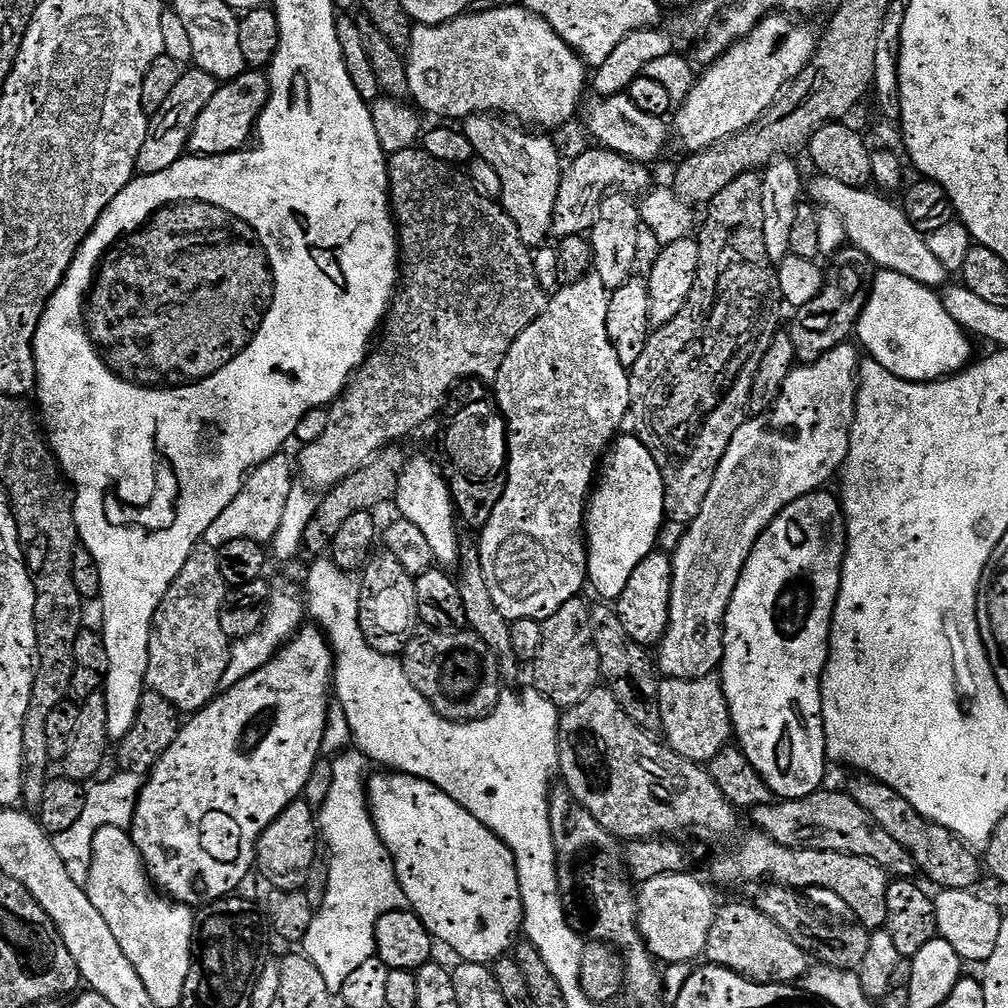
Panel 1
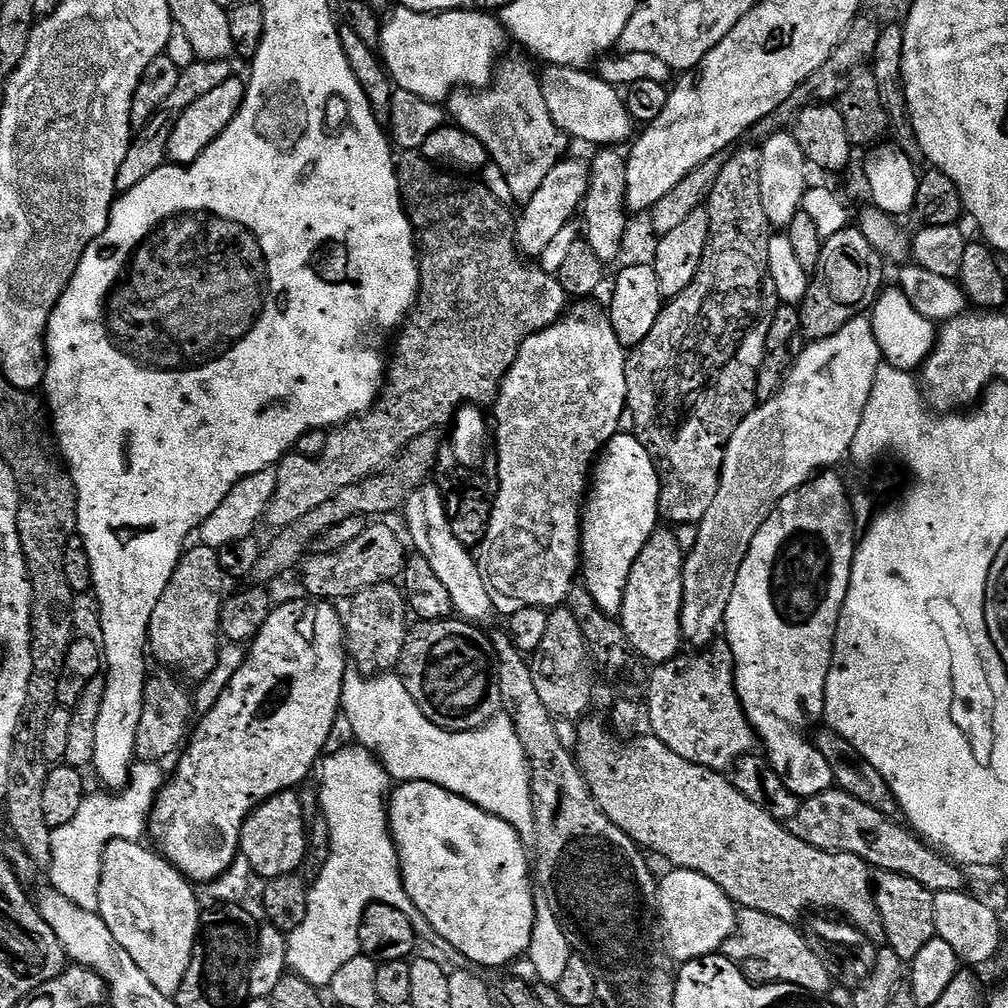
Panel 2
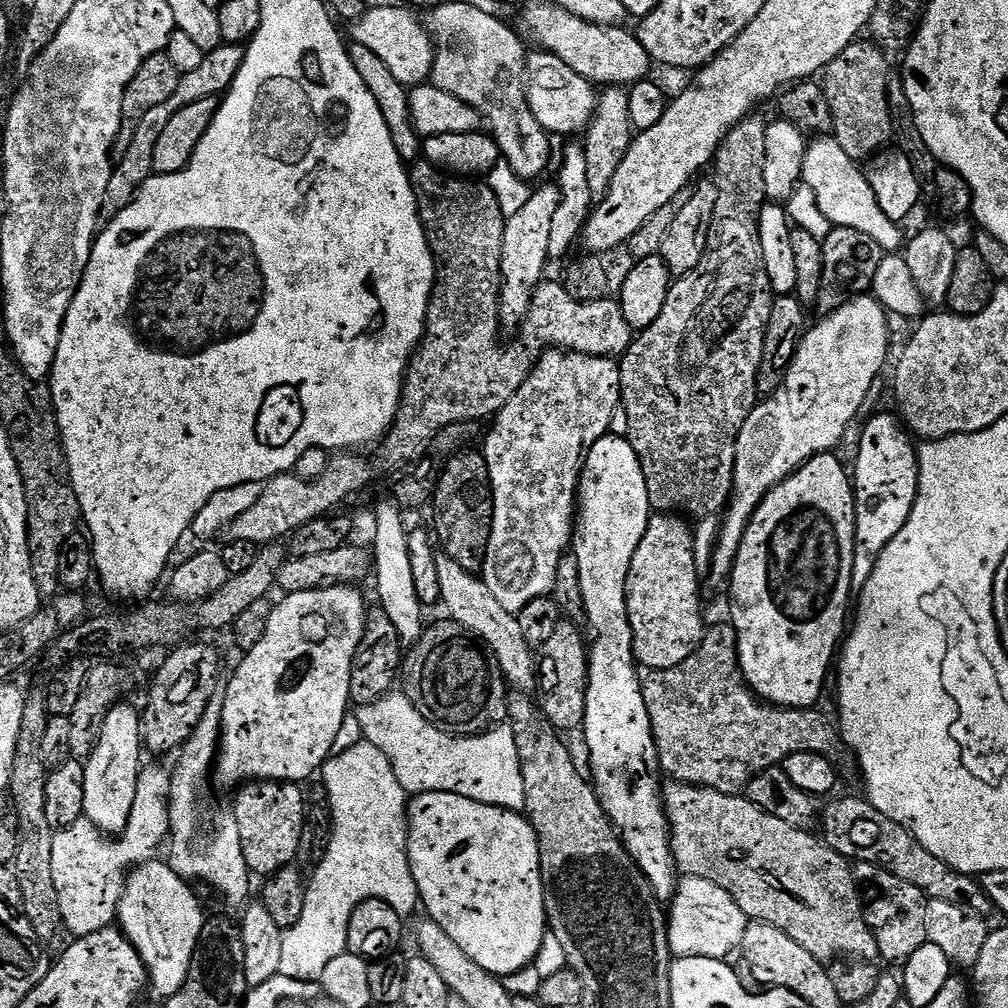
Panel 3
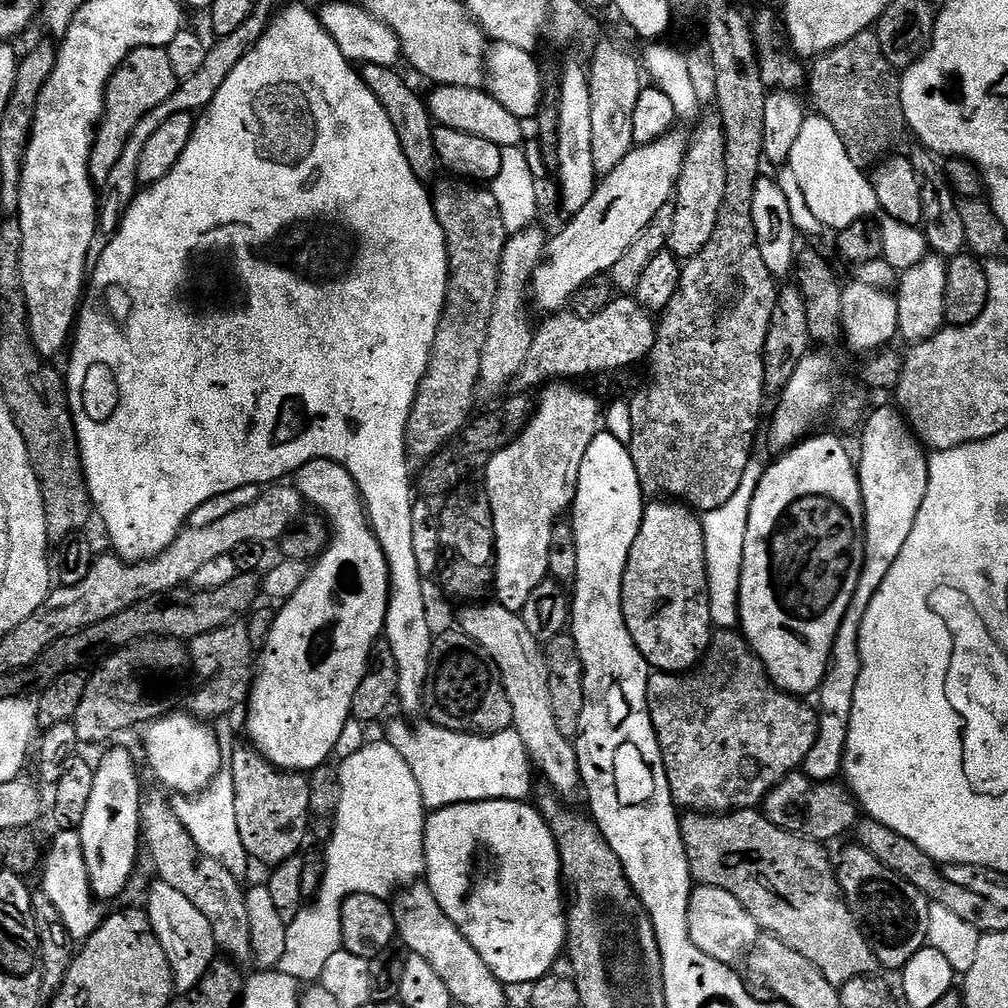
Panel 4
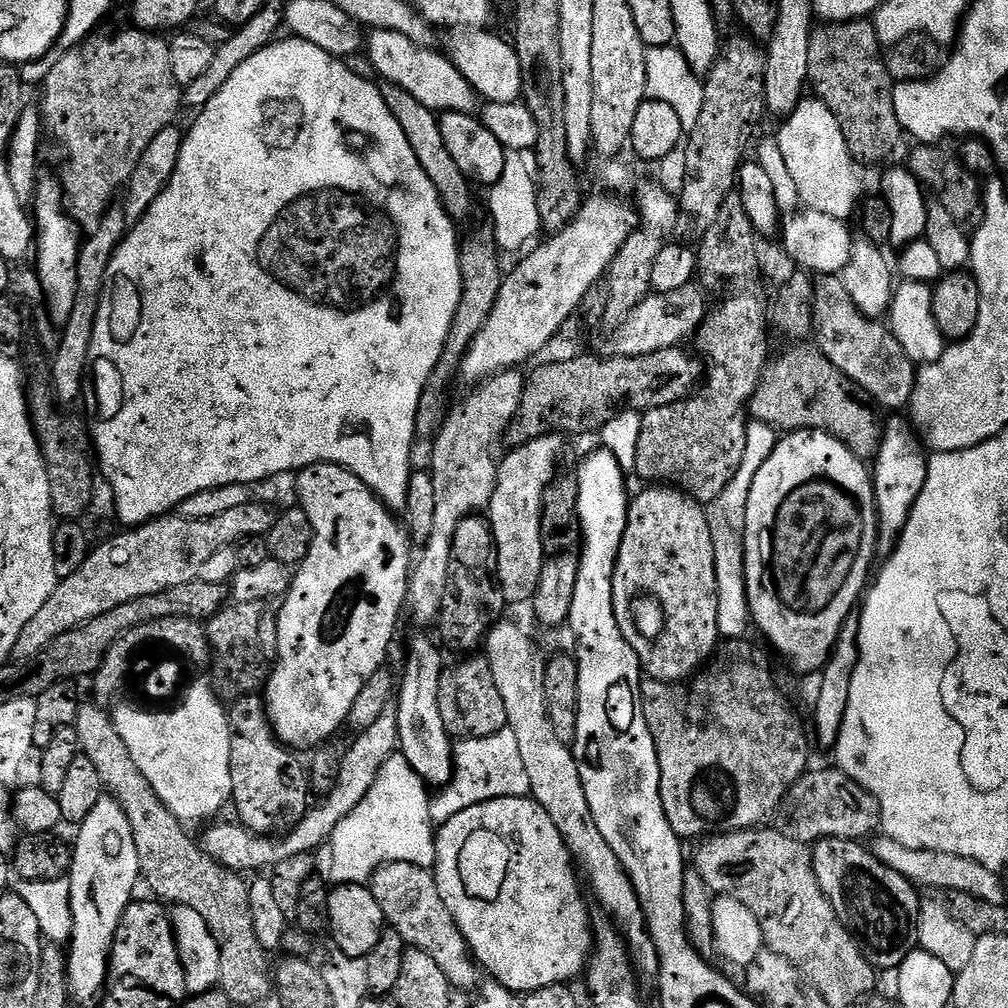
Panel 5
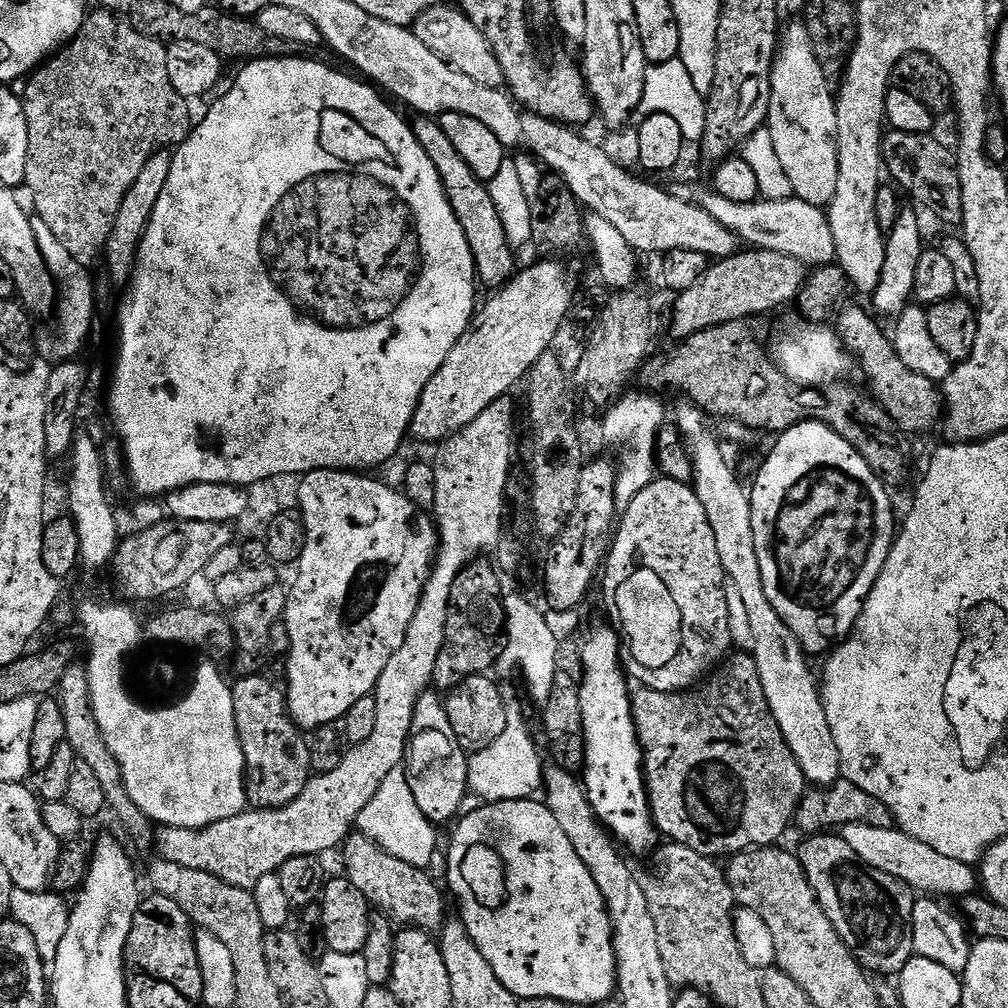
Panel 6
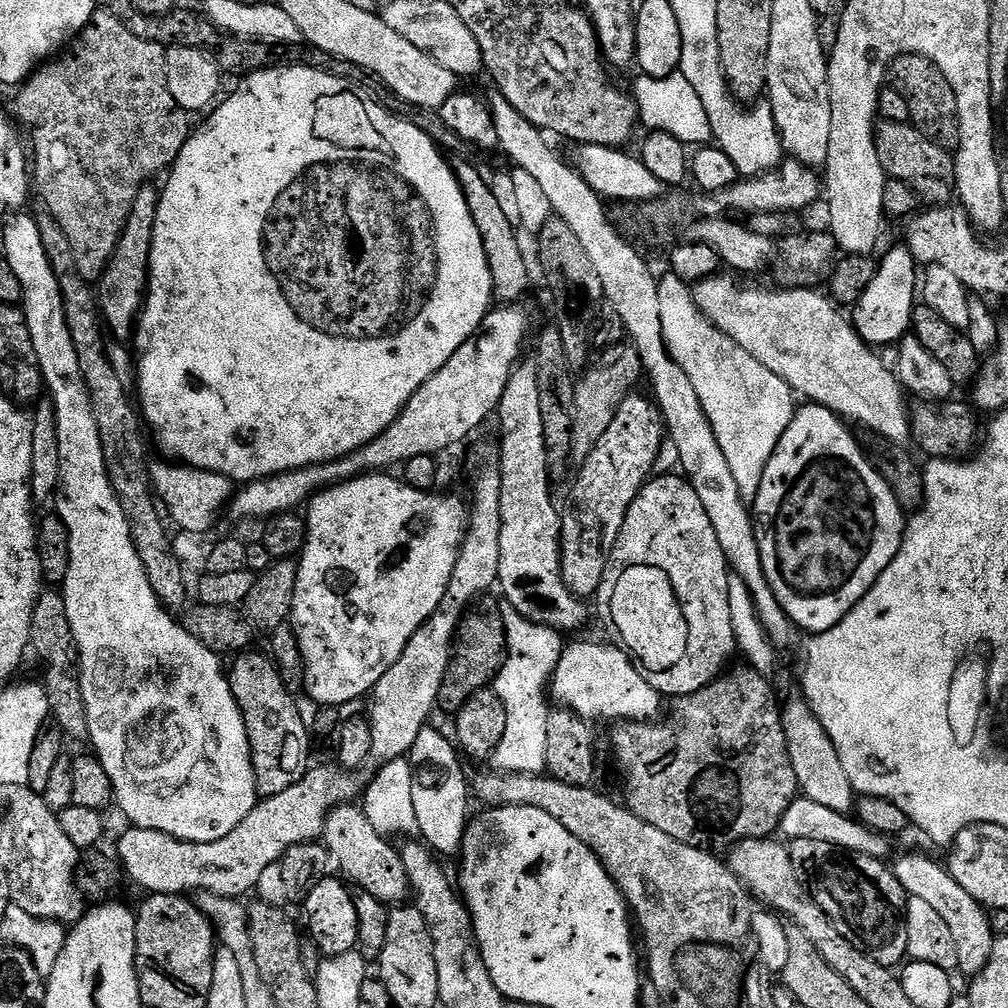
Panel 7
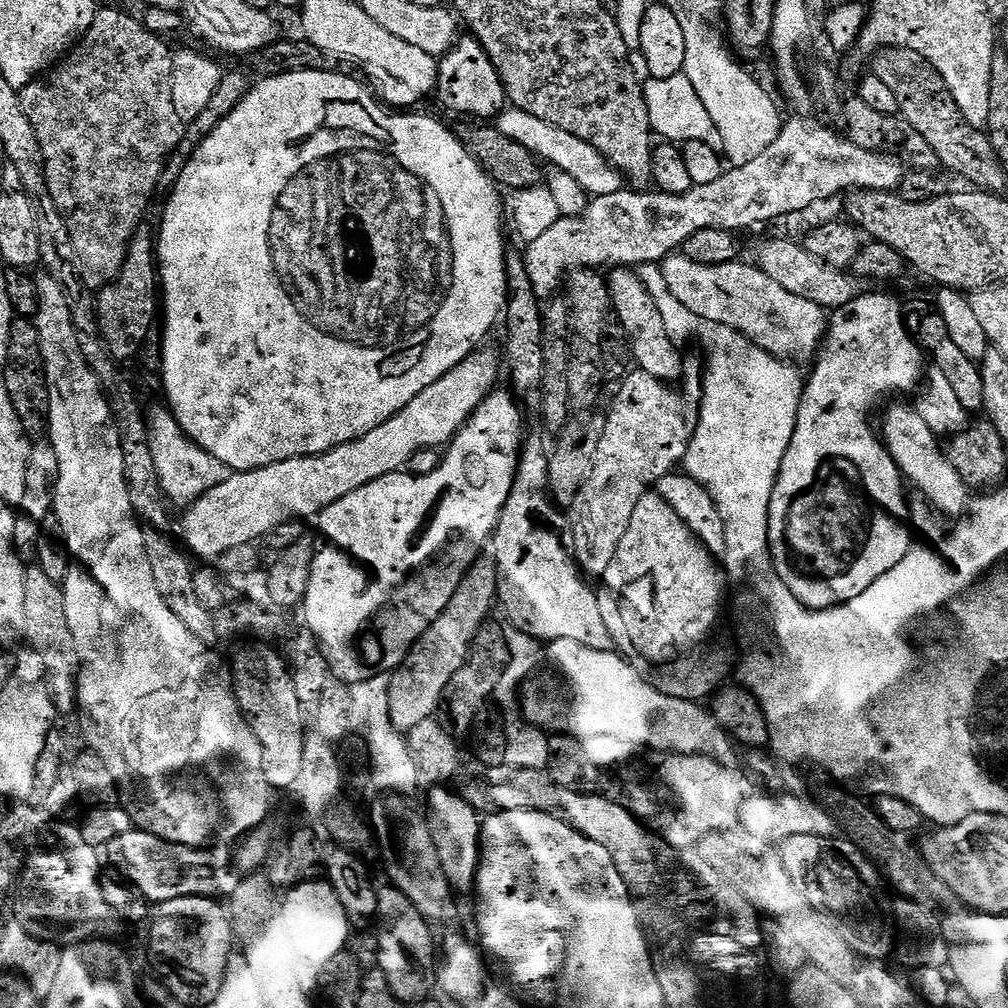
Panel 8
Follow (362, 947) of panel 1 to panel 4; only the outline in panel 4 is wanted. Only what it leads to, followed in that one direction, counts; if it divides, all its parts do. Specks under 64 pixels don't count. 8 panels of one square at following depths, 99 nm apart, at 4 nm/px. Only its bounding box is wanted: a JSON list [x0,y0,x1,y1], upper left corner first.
[279,738,426,982]

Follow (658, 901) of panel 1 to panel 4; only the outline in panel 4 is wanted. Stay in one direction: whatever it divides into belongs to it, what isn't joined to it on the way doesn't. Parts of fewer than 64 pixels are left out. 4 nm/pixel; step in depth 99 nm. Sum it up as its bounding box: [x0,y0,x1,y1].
[688,885,760,965]

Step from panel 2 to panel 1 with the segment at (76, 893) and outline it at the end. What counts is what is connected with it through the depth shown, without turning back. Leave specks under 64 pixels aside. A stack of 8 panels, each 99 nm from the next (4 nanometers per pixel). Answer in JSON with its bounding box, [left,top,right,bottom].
[54,770,142,885]

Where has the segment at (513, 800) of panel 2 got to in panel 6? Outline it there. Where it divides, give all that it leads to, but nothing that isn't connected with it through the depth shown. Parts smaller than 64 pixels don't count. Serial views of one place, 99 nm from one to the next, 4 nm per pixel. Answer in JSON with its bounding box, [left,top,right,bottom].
[468,719,546,801]

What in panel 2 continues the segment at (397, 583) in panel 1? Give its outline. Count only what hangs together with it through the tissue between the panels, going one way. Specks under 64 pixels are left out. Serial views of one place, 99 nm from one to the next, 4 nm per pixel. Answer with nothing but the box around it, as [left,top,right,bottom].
[345,582,408,676]

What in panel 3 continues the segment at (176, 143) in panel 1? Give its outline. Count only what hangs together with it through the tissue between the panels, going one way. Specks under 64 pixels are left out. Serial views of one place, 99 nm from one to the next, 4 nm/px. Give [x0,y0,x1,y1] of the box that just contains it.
[102,43,245,218]

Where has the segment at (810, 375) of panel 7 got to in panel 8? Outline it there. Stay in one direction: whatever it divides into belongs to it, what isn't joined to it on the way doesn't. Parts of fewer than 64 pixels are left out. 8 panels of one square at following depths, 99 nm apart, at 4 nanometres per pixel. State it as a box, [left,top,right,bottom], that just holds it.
[660,252,970,518]

